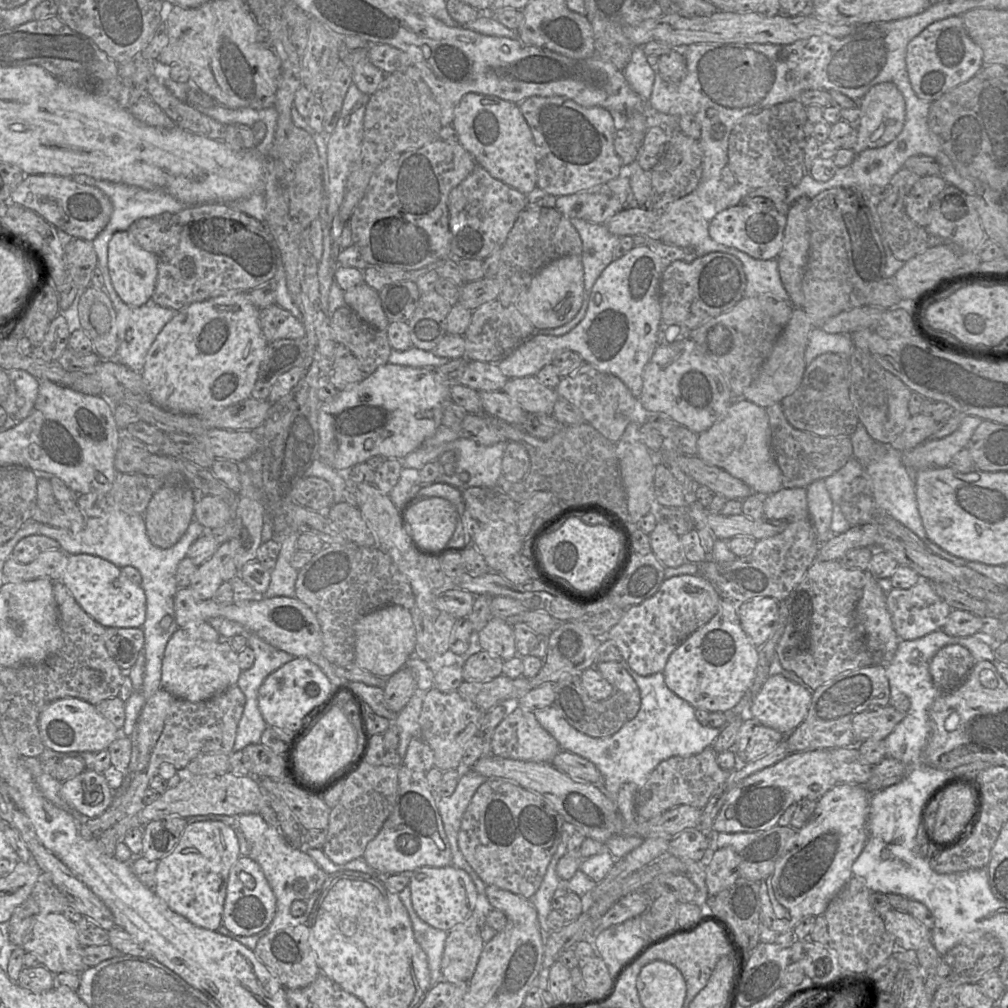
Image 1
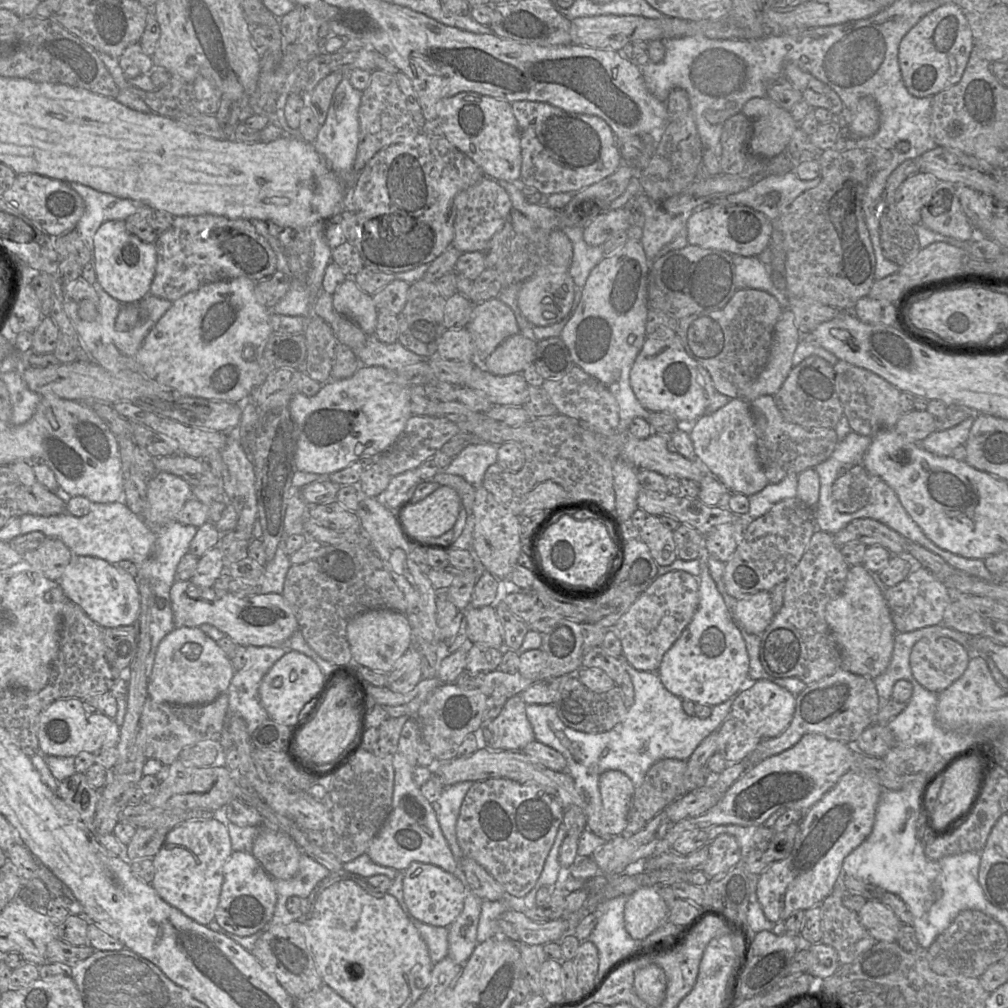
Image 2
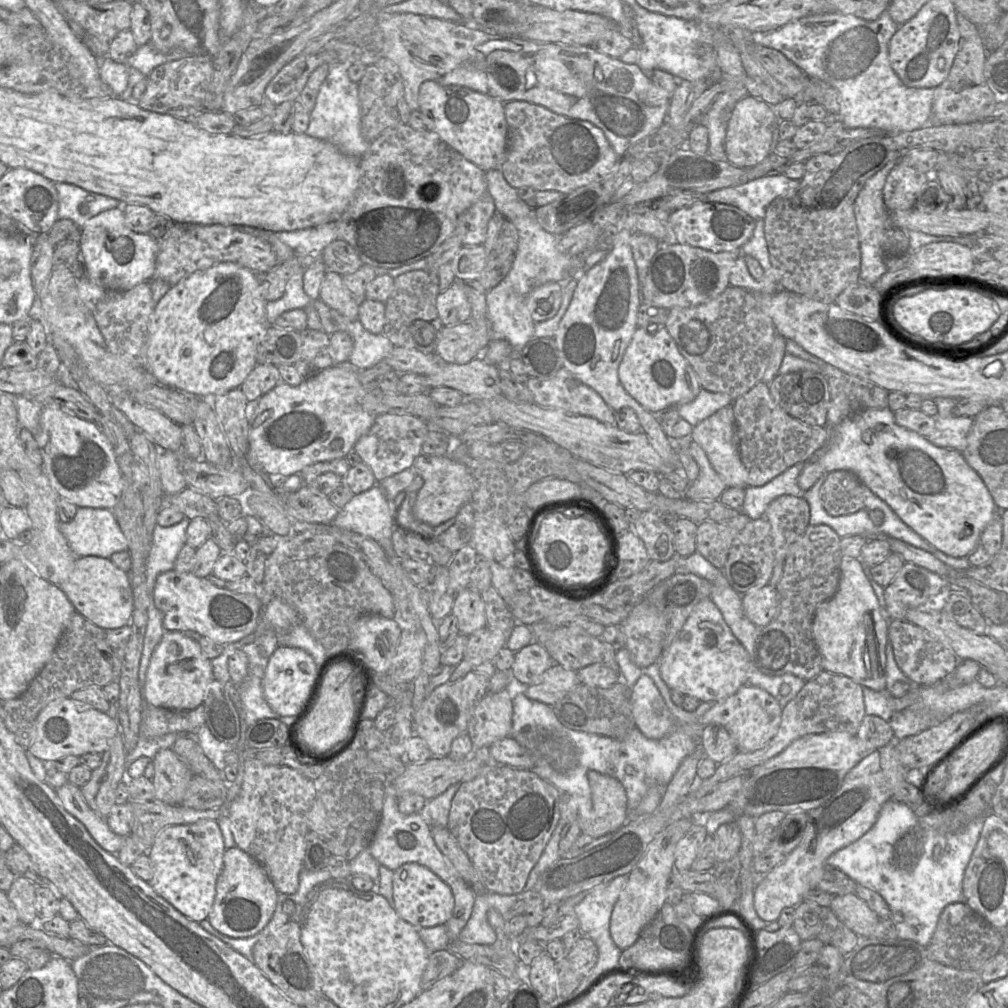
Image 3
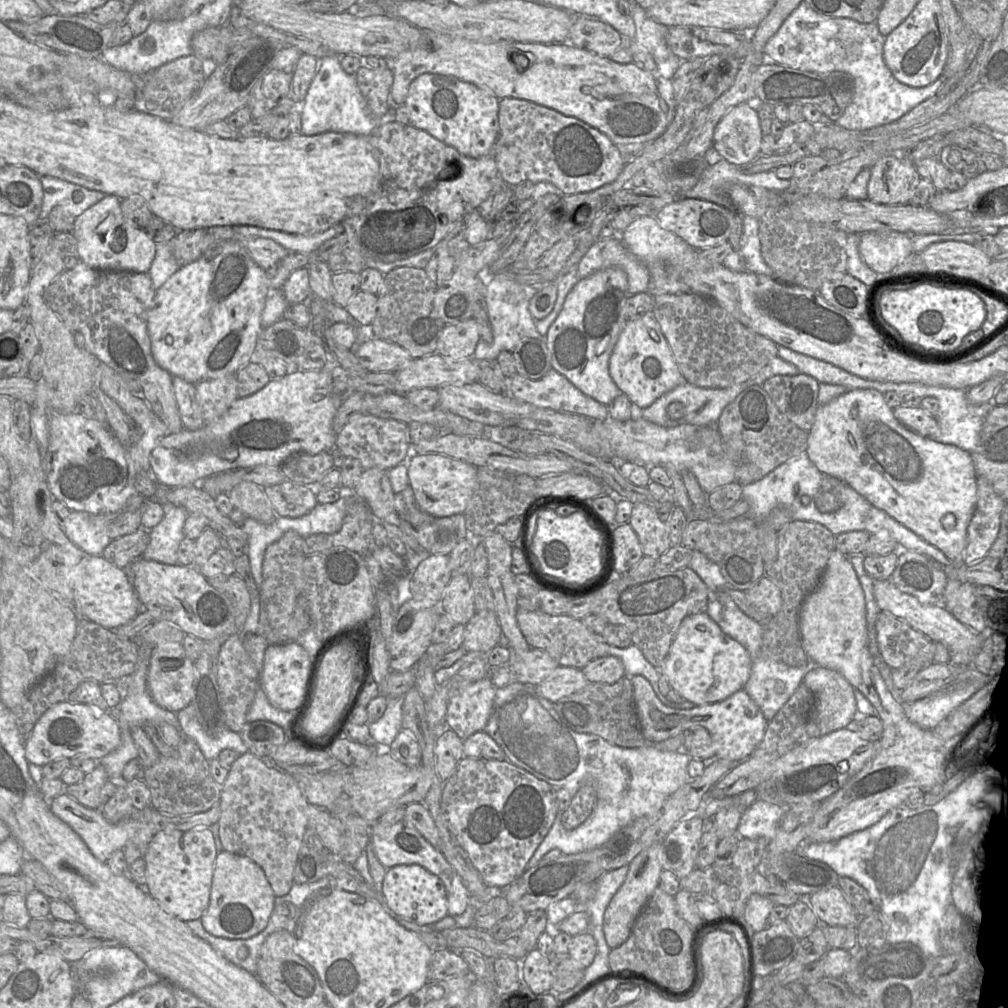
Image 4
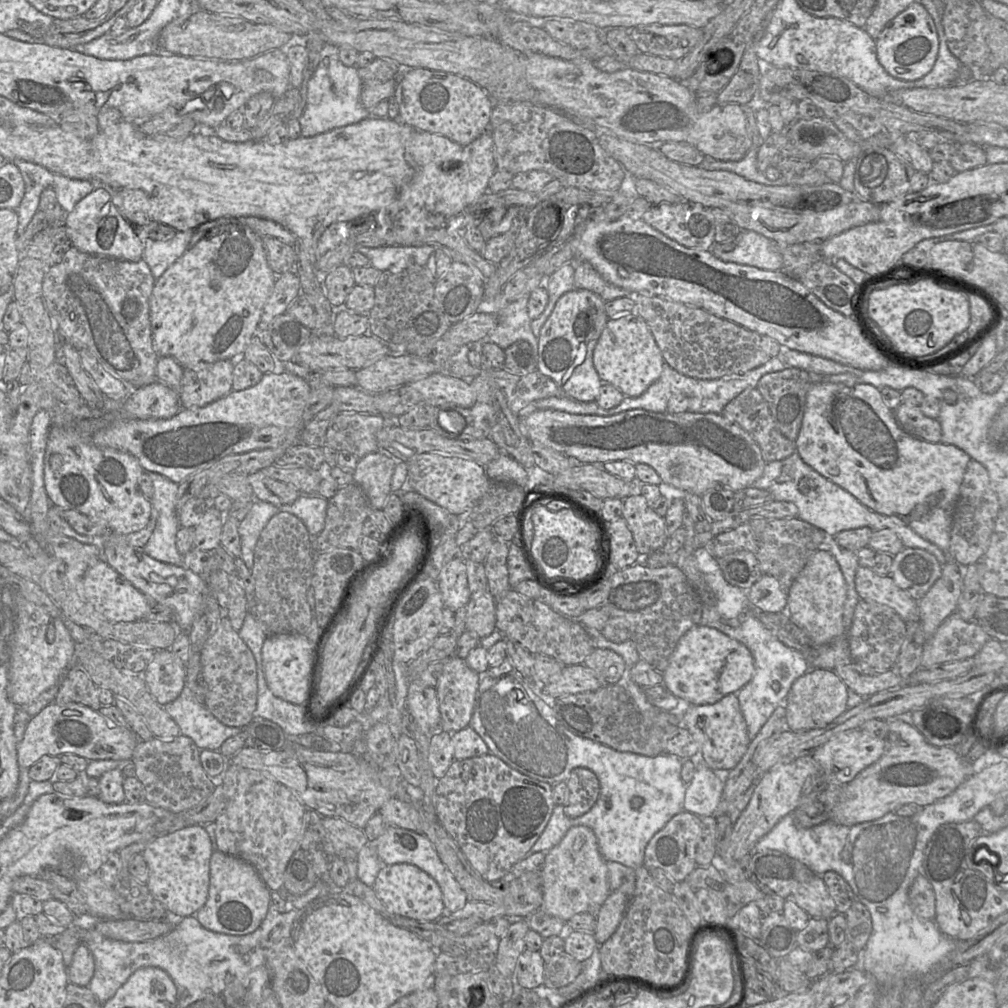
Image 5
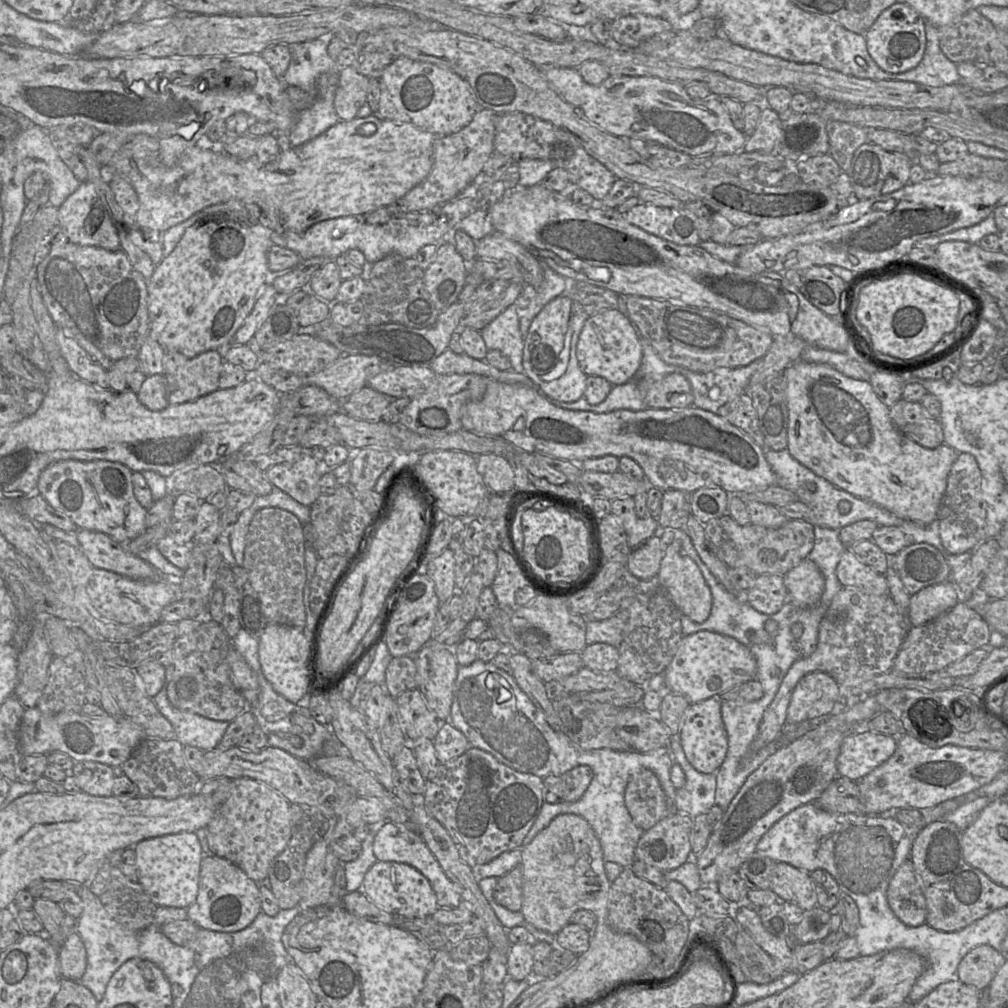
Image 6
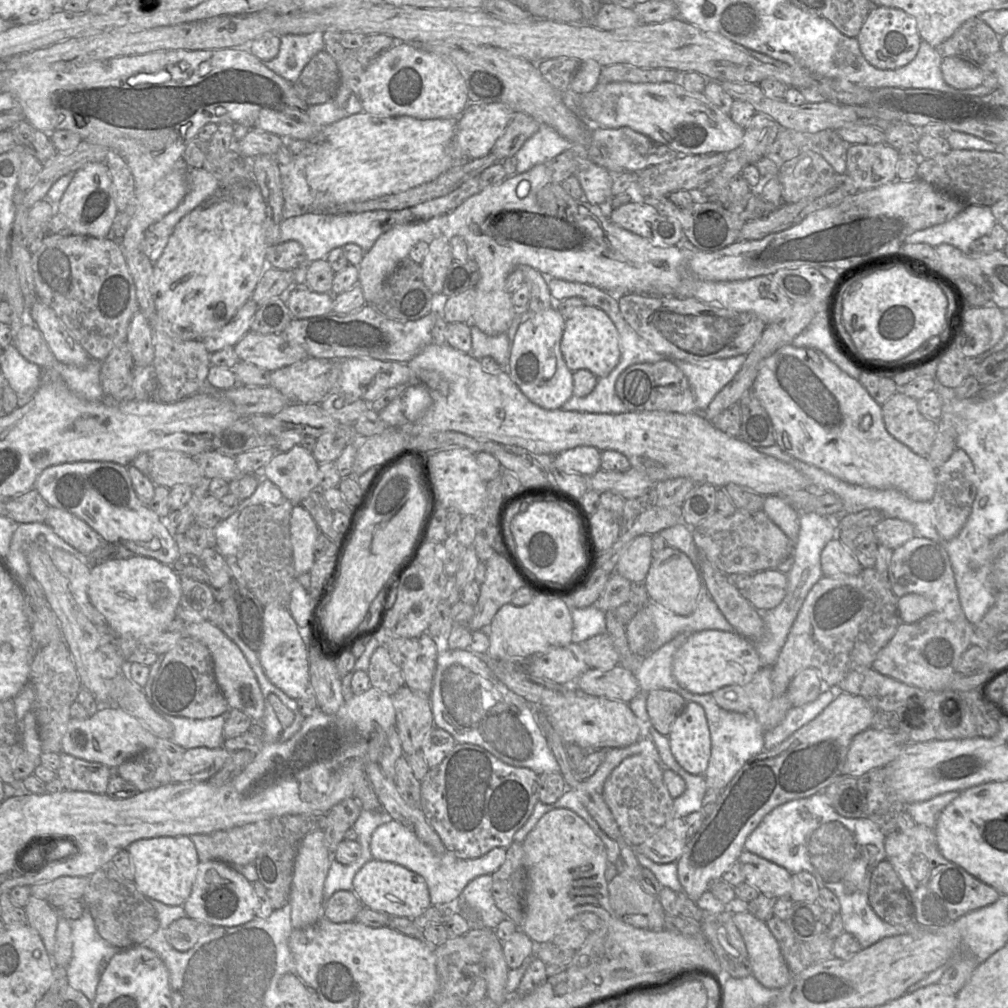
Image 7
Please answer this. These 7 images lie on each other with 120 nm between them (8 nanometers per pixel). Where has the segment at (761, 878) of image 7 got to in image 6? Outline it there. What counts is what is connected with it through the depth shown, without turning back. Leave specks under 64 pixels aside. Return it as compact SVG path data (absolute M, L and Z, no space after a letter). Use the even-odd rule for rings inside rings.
M776 862L771 890L780 901L789 901L804 911L818 906L817 893L810 874L785 862Z

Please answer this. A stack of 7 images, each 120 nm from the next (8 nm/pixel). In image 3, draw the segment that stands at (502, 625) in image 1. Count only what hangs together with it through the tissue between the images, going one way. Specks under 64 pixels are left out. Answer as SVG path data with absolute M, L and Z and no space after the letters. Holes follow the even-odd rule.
M465 588L455 595L452 612L459 632L469 636L487 627L485 605L479 592Z

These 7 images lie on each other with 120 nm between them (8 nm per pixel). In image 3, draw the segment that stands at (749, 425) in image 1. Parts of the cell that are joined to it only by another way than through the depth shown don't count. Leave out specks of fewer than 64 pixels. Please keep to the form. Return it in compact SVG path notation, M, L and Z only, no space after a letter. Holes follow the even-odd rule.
M731 405L693 427L690 438L703 449L727 487L748 487L748 472L740 459Z

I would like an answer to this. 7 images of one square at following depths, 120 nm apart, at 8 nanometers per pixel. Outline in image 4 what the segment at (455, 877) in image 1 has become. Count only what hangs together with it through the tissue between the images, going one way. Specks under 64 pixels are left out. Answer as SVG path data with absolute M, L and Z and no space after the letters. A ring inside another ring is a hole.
M397 865L388 868L380 893L392 915L418 925L432 926L448 915L443 882L420 865Z

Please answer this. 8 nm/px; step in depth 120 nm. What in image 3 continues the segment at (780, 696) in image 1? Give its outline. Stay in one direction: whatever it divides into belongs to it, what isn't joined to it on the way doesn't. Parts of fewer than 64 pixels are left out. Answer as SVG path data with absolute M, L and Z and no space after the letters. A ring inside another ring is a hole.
M749 684L735 694L712 706L700 717L700 726L723 726L736 743L738 751L753 752L765 747L776 735L782 718L783 707L767 691Z

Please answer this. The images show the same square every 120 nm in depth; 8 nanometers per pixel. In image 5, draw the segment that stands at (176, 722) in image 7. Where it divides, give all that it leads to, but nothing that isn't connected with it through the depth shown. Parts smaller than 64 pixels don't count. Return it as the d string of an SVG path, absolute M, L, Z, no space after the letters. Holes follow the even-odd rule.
M187 685L175 701L163 708L177 723L181 735L191 738L201 750L219 751L227 739L242 731L215 718Z

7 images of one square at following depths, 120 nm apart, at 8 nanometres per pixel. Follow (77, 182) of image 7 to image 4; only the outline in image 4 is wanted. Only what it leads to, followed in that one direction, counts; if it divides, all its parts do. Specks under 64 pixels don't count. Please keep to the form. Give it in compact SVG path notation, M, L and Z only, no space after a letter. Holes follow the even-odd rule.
M106 195L74 220L72 234L77 241L80 261L98 270L122 270L148 273L156 252L156 243L144 230L129 224L123 216L120 198Z

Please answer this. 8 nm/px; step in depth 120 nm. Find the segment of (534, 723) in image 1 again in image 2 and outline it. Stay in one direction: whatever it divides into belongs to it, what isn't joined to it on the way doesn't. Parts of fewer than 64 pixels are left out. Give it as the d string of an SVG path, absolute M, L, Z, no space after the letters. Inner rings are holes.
M519 695L509 697L499 715L490 722L484 722L481 731L485 748L491 751L522 751L529 743L535 741L531 723L526 715L526 703Z

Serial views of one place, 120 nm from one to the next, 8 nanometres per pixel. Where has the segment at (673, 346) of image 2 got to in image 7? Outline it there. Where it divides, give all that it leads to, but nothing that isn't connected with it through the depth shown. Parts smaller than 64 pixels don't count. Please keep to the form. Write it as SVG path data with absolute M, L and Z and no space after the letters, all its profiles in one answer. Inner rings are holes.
M584 305L566 318L560 349L572 371L587 369L598 378L606 377L620 360L619 333L610 317L601 309Z

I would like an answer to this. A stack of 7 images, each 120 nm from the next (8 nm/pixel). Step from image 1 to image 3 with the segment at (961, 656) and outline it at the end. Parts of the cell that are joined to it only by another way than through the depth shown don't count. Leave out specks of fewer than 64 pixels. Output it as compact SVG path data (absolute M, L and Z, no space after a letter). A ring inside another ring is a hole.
M889 620L888 642L901 671L917 686L929 687L943 681L958 666L961 660L954 652L925 629L906 620Z

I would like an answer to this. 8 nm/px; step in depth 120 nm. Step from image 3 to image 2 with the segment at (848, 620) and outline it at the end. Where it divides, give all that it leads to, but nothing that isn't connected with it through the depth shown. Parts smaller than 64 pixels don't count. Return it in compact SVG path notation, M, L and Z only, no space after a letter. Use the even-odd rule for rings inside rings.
M863 564L850 566L842 593L828 603L825 619L839 648L841 668L875 679L890 663L896 629L884 594Z

